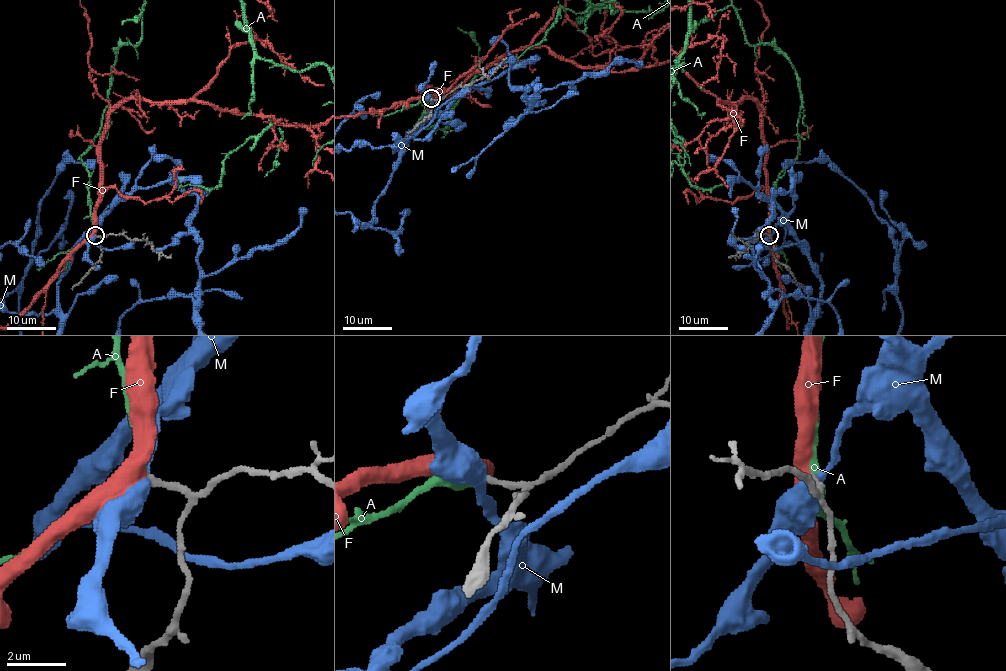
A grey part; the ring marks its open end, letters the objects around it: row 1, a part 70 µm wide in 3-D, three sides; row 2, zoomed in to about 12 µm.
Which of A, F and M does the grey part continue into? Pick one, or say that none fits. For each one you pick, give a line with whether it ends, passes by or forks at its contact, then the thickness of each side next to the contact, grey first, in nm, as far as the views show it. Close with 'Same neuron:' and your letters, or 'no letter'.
F: it passes by; calibres 200 and 480 nm
Same neuron: F

